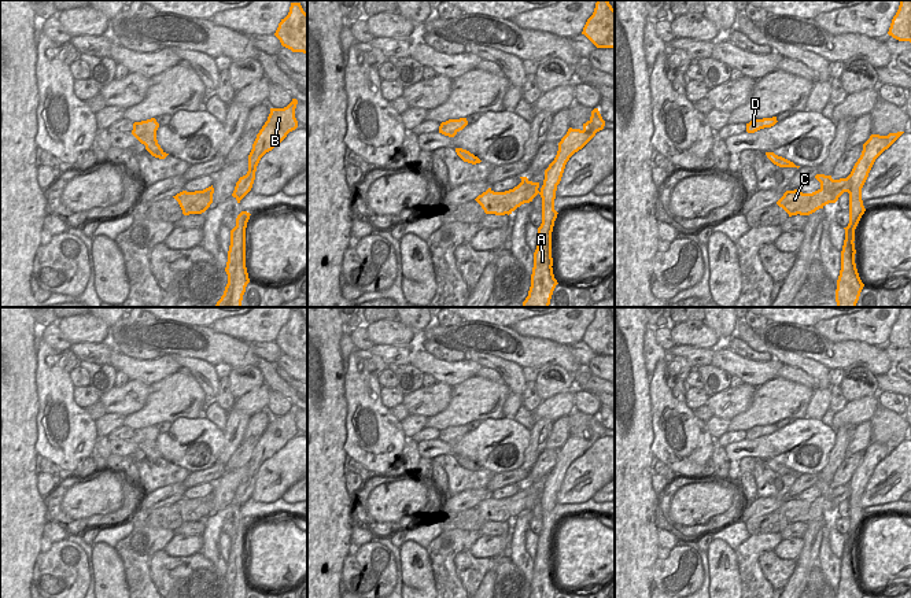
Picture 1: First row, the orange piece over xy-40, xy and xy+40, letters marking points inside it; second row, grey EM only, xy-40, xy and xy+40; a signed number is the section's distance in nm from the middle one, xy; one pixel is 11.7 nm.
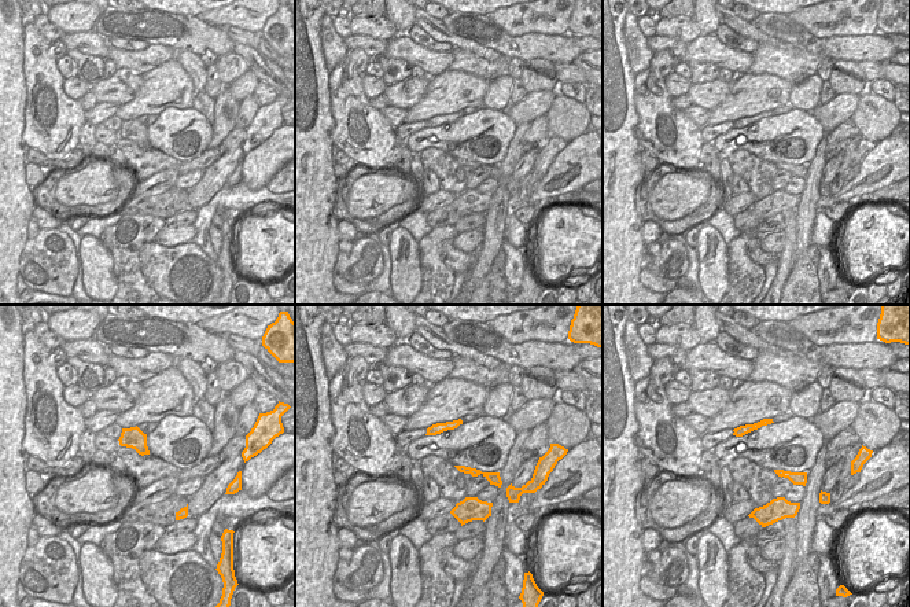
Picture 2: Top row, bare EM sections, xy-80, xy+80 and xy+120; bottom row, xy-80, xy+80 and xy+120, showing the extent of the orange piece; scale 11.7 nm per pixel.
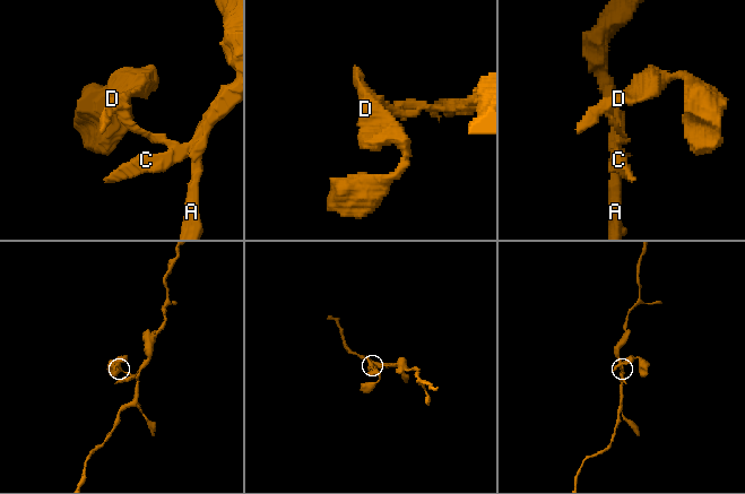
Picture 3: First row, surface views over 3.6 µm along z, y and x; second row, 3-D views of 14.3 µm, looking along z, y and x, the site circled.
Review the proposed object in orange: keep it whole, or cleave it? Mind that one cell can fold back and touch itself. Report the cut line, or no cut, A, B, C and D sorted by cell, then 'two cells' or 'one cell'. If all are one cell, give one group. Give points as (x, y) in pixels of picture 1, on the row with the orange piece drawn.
xy+40 (847, 177), (849, 184), (848, 192) | A B / C D | two cells

